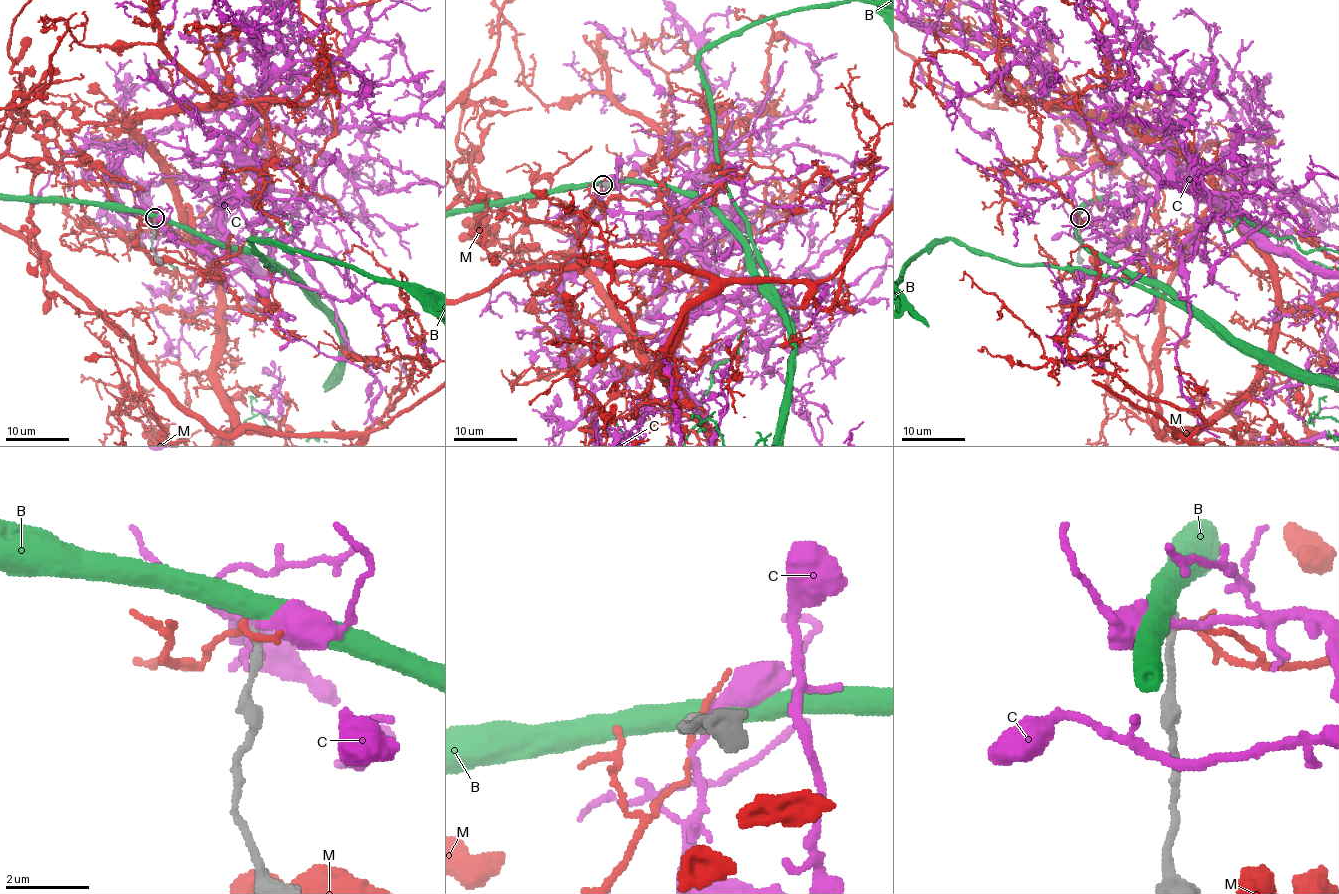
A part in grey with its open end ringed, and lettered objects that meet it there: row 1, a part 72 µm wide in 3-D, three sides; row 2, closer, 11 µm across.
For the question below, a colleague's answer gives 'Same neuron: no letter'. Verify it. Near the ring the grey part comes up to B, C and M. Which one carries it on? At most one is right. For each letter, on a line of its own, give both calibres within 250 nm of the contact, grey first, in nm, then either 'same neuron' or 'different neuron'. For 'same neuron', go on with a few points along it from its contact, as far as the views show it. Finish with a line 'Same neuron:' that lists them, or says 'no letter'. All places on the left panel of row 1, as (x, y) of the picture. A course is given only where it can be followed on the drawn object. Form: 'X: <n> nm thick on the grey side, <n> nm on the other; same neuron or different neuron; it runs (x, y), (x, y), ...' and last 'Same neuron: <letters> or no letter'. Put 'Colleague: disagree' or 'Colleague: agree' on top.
Colleague: agree
B: 150 nm thick on the grey side, 600 nm on the other; different neuron
C: 160 nm thick on the grey side, 220 nm on the other; different neuron
M: 190 nm thick on the grey side, 110 nm on the other; different neuron
Same neuron: no letter

